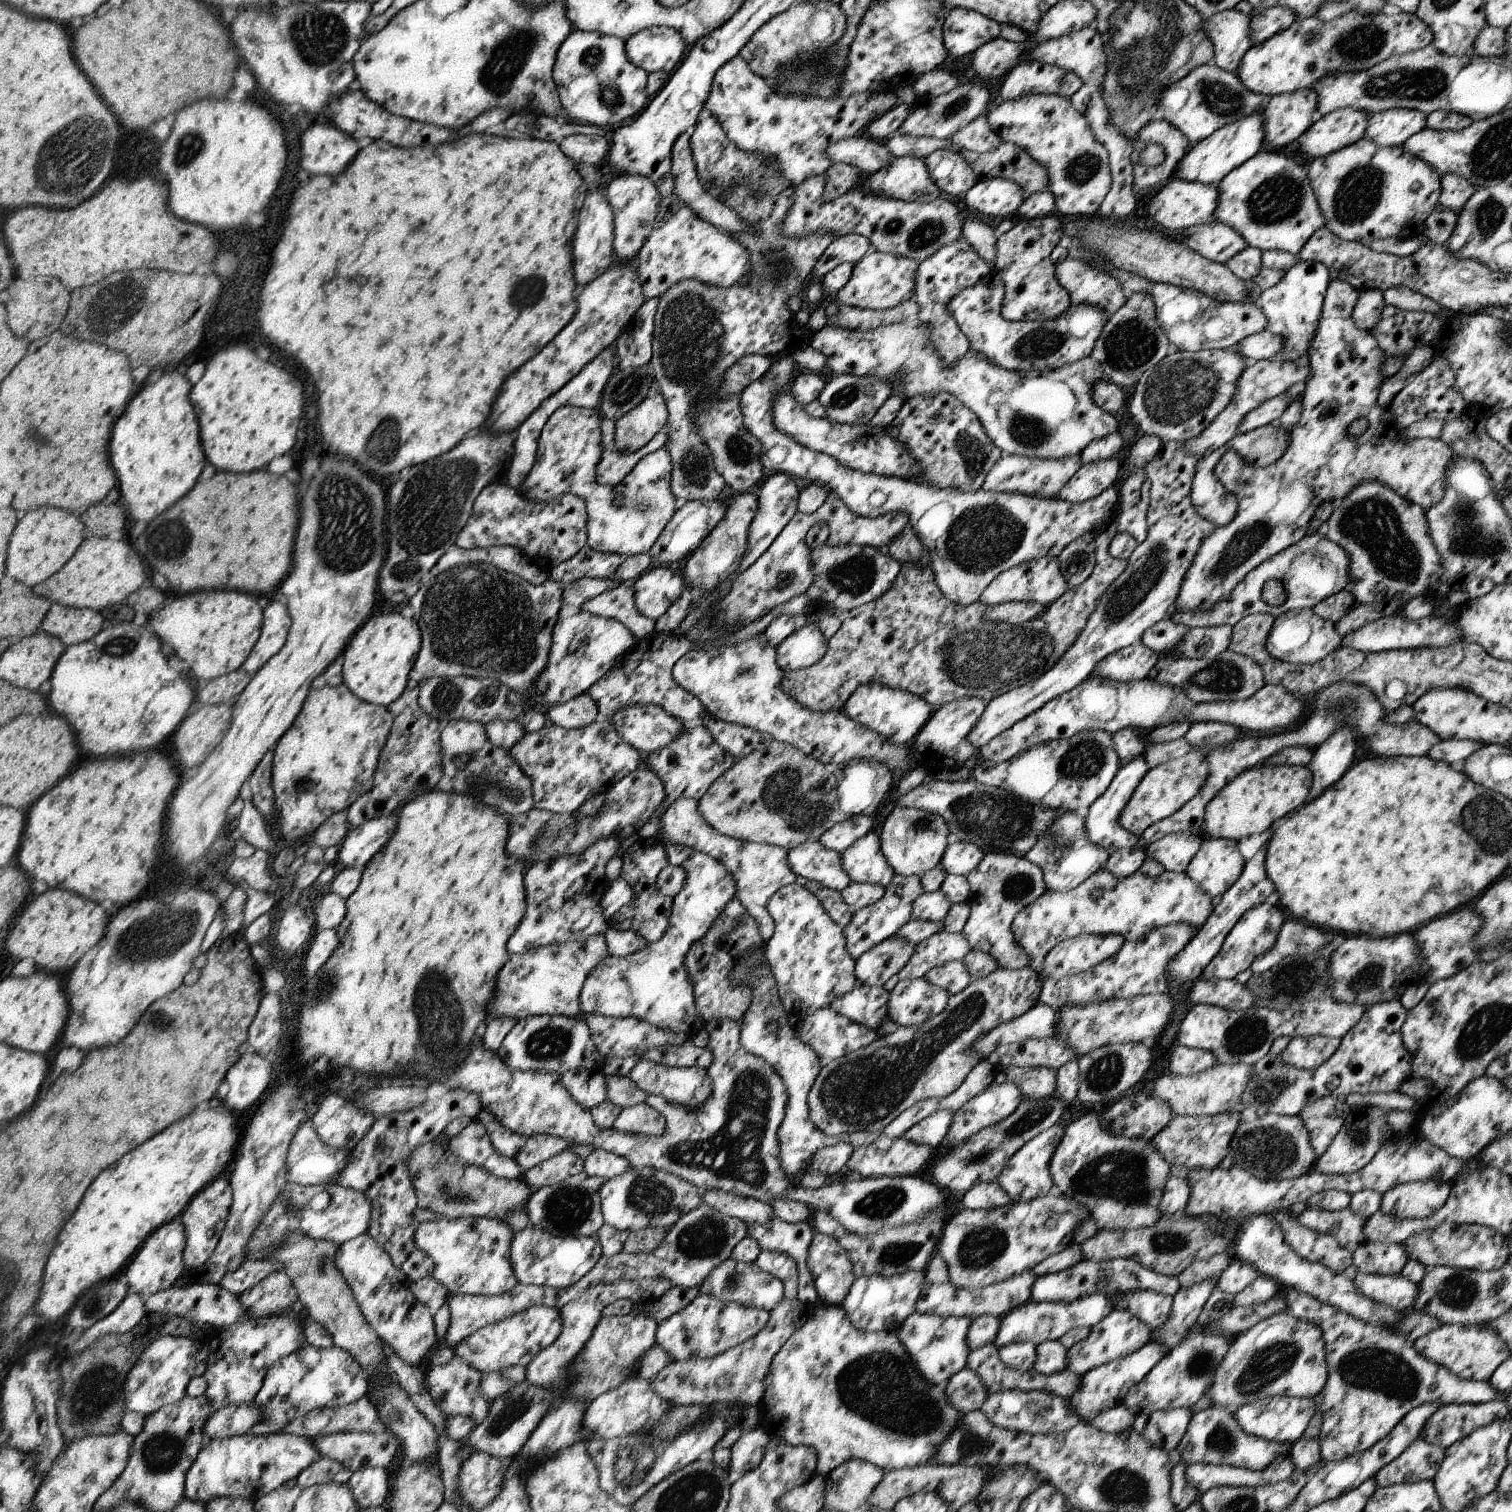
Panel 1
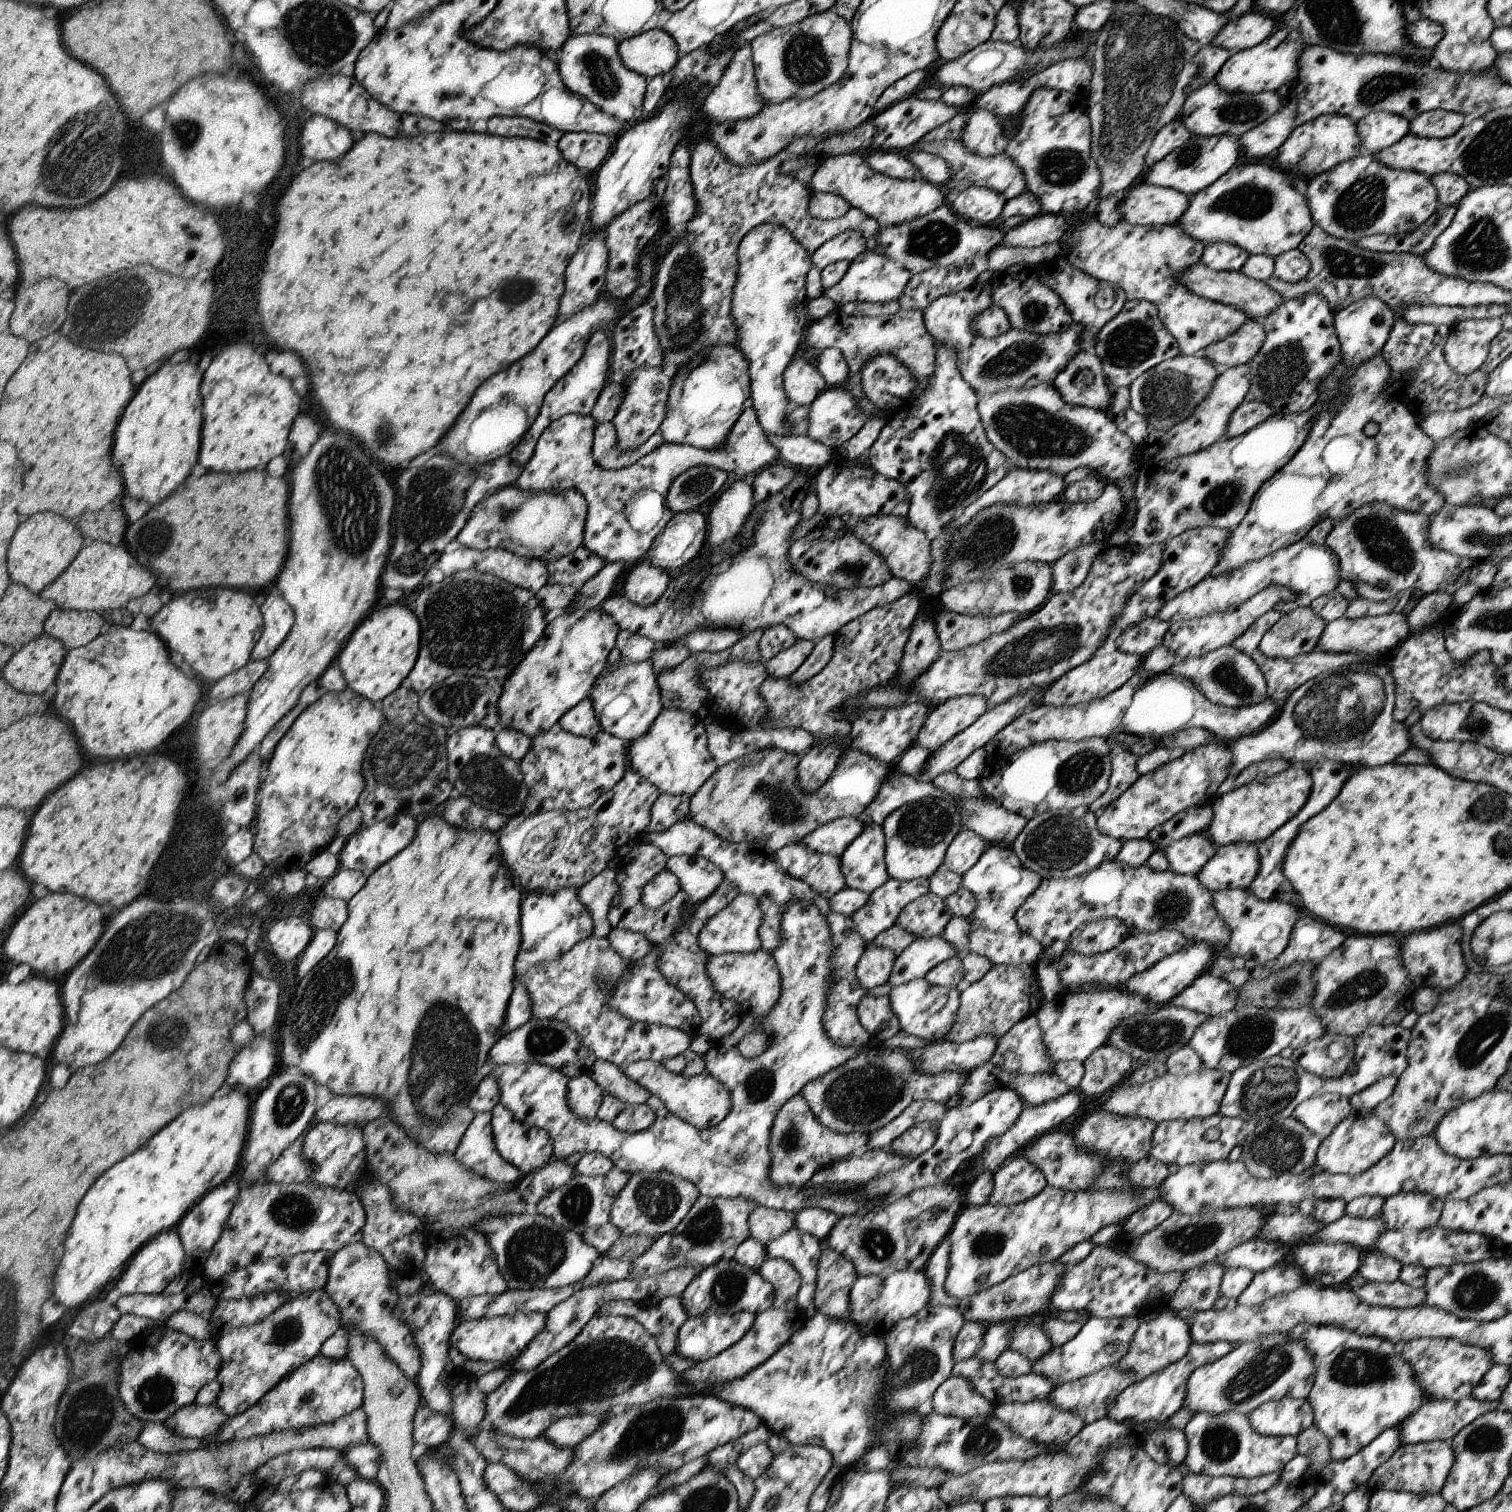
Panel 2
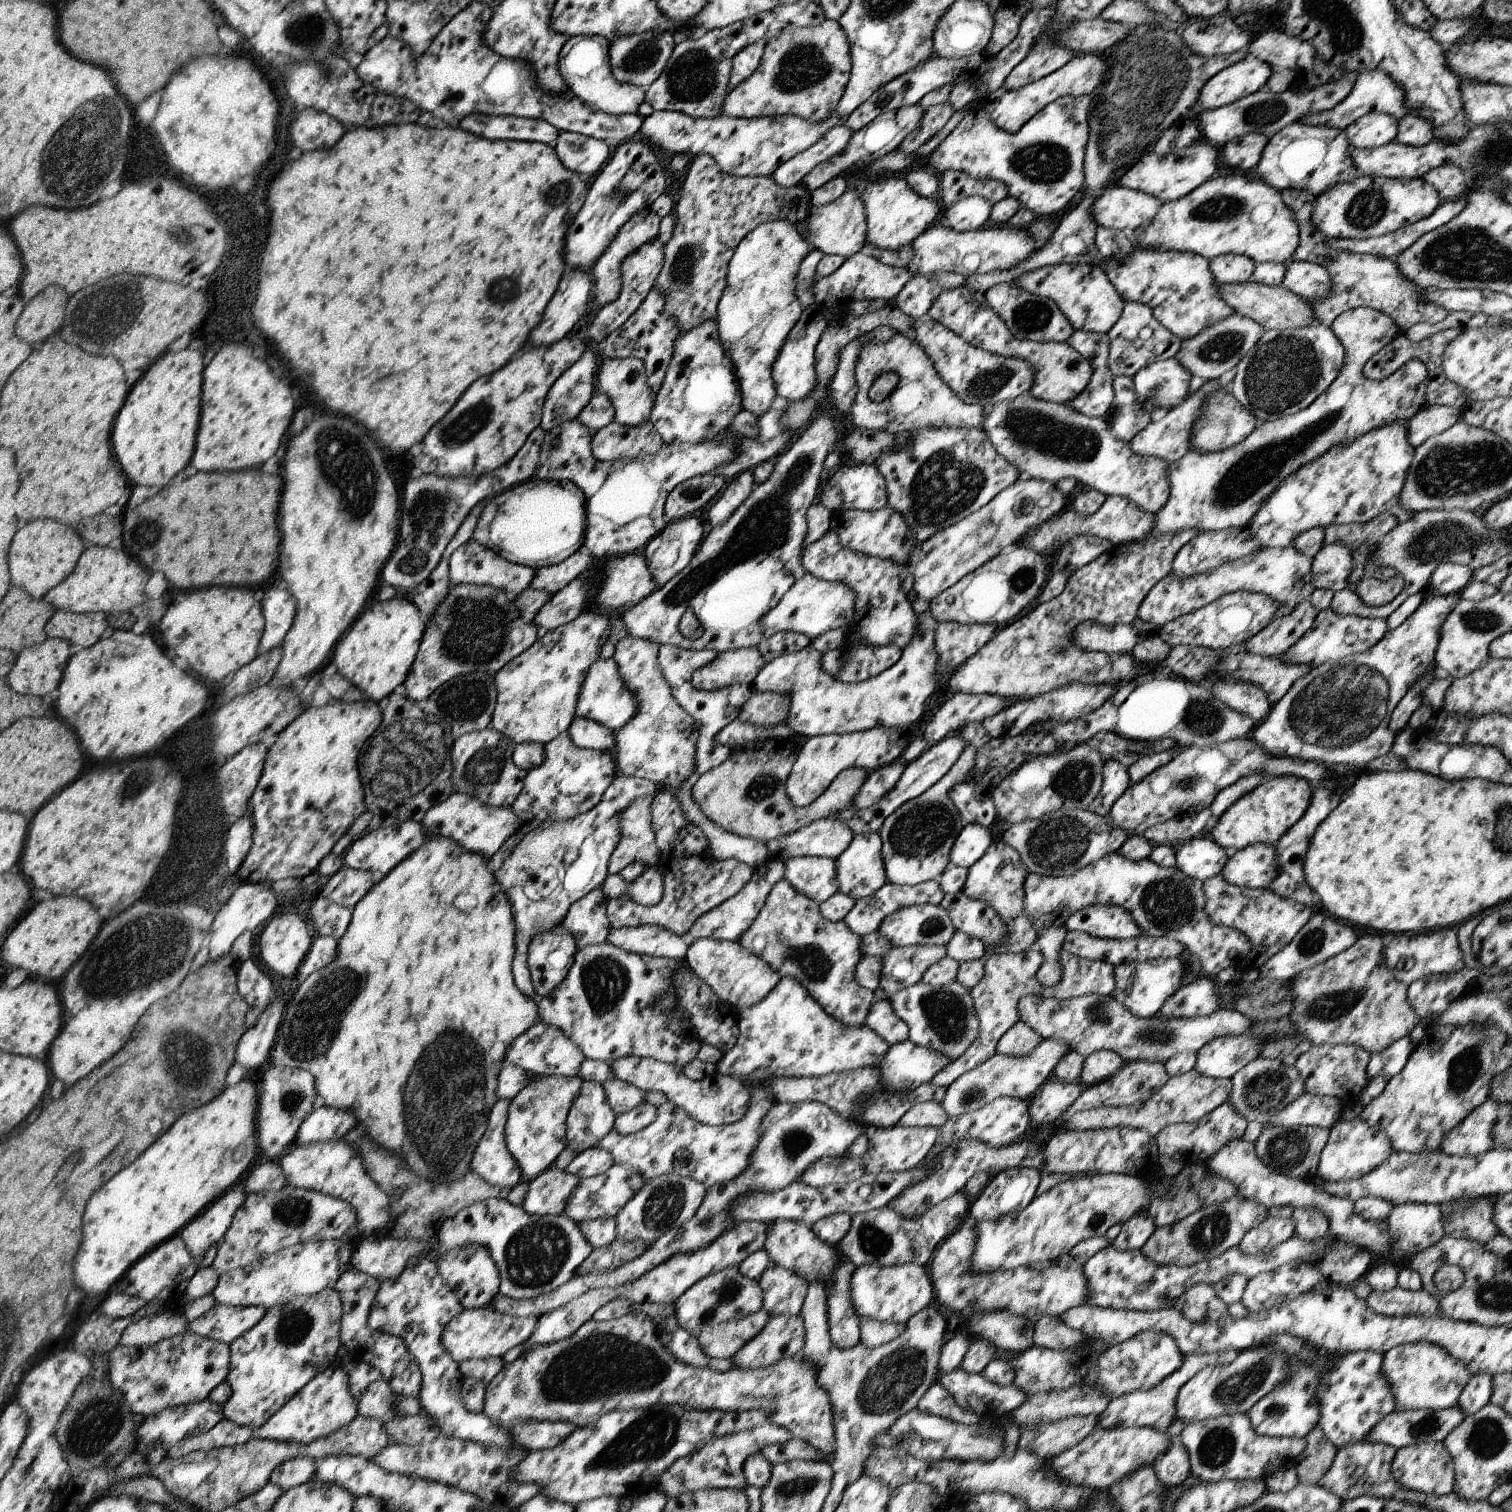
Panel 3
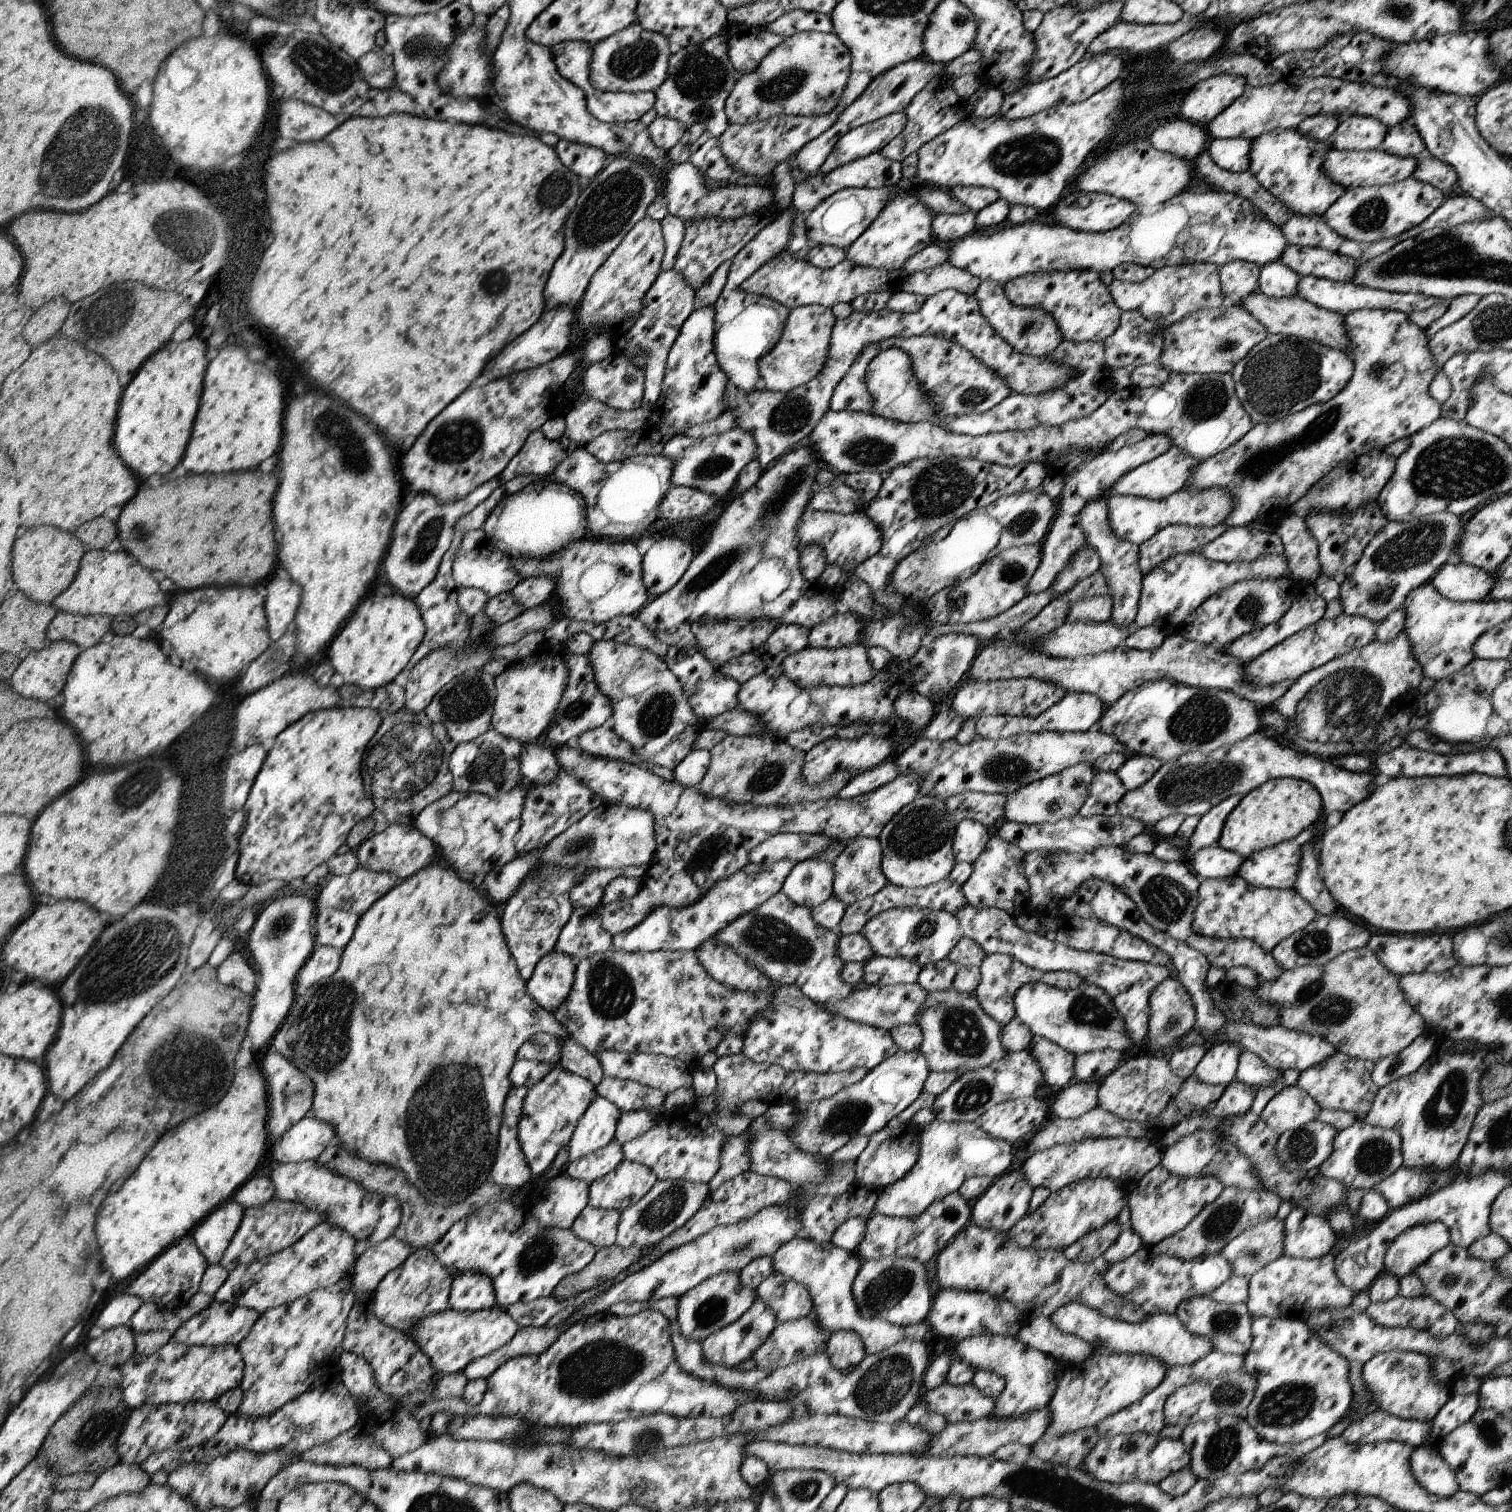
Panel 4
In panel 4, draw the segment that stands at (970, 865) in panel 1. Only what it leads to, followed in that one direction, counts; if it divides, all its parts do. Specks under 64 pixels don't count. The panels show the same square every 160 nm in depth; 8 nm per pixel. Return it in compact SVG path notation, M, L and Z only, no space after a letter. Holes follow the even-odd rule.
M964 819L957 823L953 838L953 853L958 863L973 863L984 852L989 844L988 828L981 822Z

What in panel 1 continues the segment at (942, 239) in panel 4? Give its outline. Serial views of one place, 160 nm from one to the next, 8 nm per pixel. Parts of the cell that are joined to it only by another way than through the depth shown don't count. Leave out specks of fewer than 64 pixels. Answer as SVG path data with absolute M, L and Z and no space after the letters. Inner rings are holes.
M995 178L978 181L968 192L958 200L962 208L968 213L978 212L982 216L1004 216L1010 218L1016 216L1020 206L1026 198L1025 192L1020 185L1008 179Z

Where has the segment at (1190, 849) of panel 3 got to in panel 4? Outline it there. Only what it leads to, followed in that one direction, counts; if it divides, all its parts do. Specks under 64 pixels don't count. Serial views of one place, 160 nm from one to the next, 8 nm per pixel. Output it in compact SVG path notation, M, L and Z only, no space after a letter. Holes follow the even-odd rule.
M1216 844L1203 848L1193 855L1186 854L1185 861L1203 880L1233 877L1238 874L1245 858Z

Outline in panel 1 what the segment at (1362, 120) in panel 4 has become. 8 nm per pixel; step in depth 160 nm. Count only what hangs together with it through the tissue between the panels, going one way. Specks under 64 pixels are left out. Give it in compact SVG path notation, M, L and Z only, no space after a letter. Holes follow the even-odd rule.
M1388 109L1370 116L1365 130L1365 137L1379 147L1402 146L1407 138L1426 127L1426 119L1427 114L1414 109Z

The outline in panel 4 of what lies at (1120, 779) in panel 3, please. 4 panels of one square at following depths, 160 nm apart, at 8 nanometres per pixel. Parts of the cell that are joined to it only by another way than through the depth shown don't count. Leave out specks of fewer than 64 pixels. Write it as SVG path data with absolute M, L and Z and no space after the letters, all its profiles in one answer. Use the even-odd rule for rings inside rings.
M1097 771L1090 781L1085 804L1079 810L1079 815L1084 818L1111 817L1117 813L1117 804L1126 793L1126 787L1115 772Z

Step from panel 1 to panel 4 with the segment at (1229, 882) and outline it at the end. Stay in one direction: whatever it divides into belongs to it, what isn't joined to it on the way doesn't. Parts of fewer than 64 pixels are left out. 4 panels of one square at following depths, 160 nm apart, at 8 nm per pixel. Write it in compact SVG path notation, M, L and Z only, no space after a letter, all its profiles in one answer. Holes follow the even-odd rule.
M1318 827L1306 829L1298 838L1251 854L1242 863L1238 875L1257 887L1292 889L1300 868L1302 847L1319 834Z

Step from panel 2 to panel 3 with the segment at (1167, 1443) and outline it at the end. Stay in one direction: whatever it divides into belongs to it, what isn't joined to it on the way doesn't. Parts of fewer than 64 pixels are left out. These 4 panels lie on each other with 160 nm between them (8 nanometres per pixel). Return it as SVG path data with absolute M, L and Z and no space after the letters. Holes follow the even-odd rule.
M1176 1441L1166 1452L1160 1453L1153 1464L1156 1478L1166 1487L1180 1487L1191 1474L1186 1449Z

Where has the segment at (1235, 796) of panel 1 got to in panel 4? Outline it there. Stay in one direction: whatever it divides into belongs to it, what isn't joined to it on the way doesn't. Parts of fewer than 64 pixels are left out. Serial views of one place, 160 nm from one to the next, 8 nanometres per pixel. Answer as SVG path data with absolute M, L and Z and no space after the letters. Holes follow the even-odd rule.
M1280 777L1251 790L1242 797L1240 804L1228 815L1225 820L1218 845L1227 851L1241 854L1247 859L1251 854L1277 845L1278 843L1299 836L1302 831L1316 827L1320 816L1321 796L1318 790L1309 782L1292 777Z

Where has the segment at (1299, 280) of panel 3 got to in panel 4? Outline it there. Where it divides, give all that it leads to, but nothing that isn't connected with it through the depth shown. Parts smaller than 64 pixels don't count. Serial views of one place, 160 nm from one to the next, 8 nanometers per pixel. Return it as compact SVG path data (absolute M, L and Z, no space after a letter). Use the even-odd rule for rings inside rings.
M1314 275L1301 277L1298 283L1297 295L1306 299L1308 302L1319 306L1320 308L1343 314L1346 316L1355 310L1362 309L1386 309L1402 311L1409 315L1414 311L1434 308L1434 306L1445 306L1446 303L1432 297L1424 296L1416 293L1391 293L1382 289L1371 289L1370 287L1361 287L1352 284L1350 281L1340 282L1321 279Z

